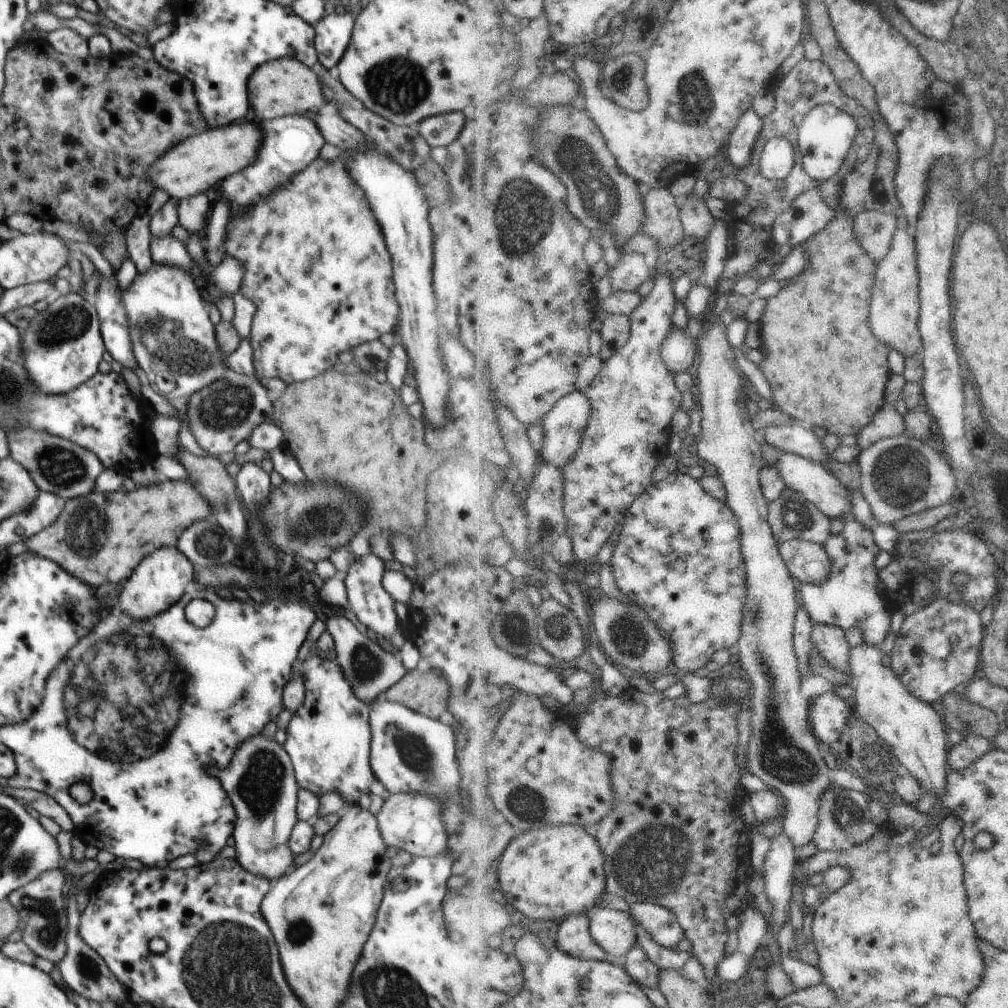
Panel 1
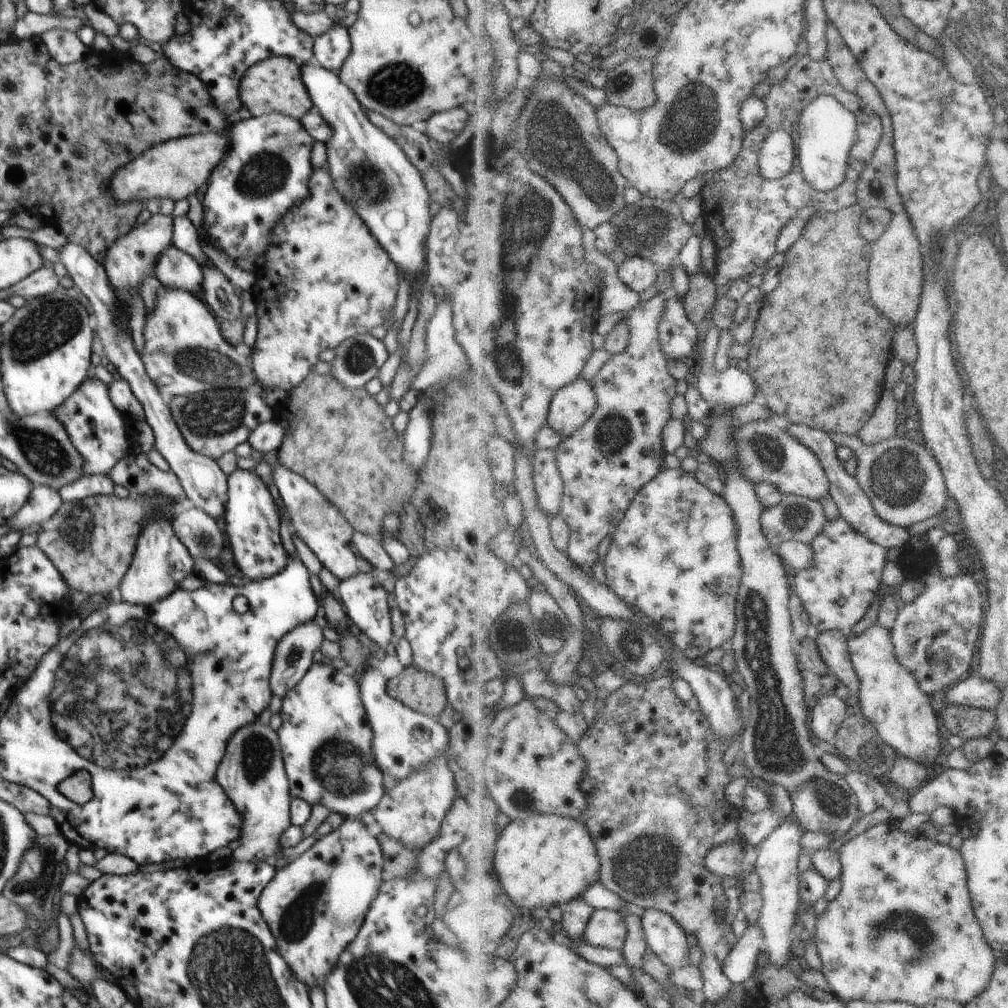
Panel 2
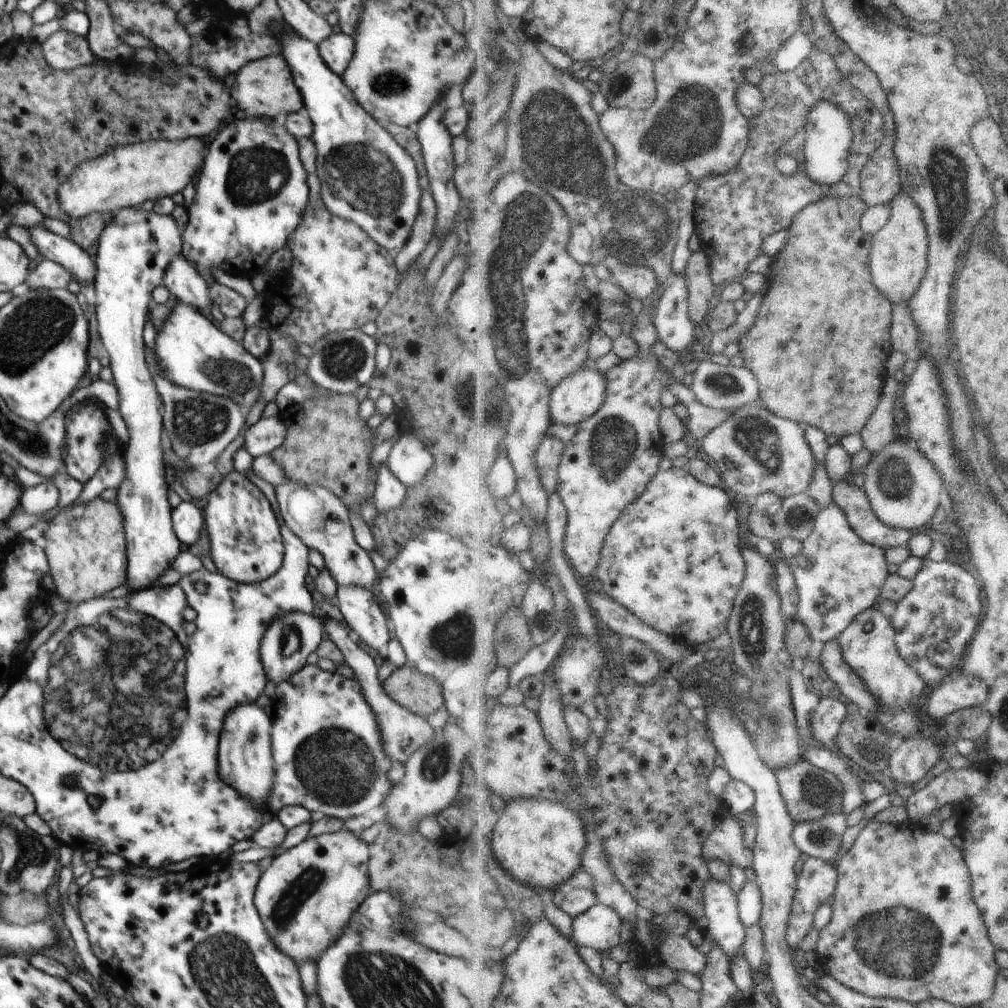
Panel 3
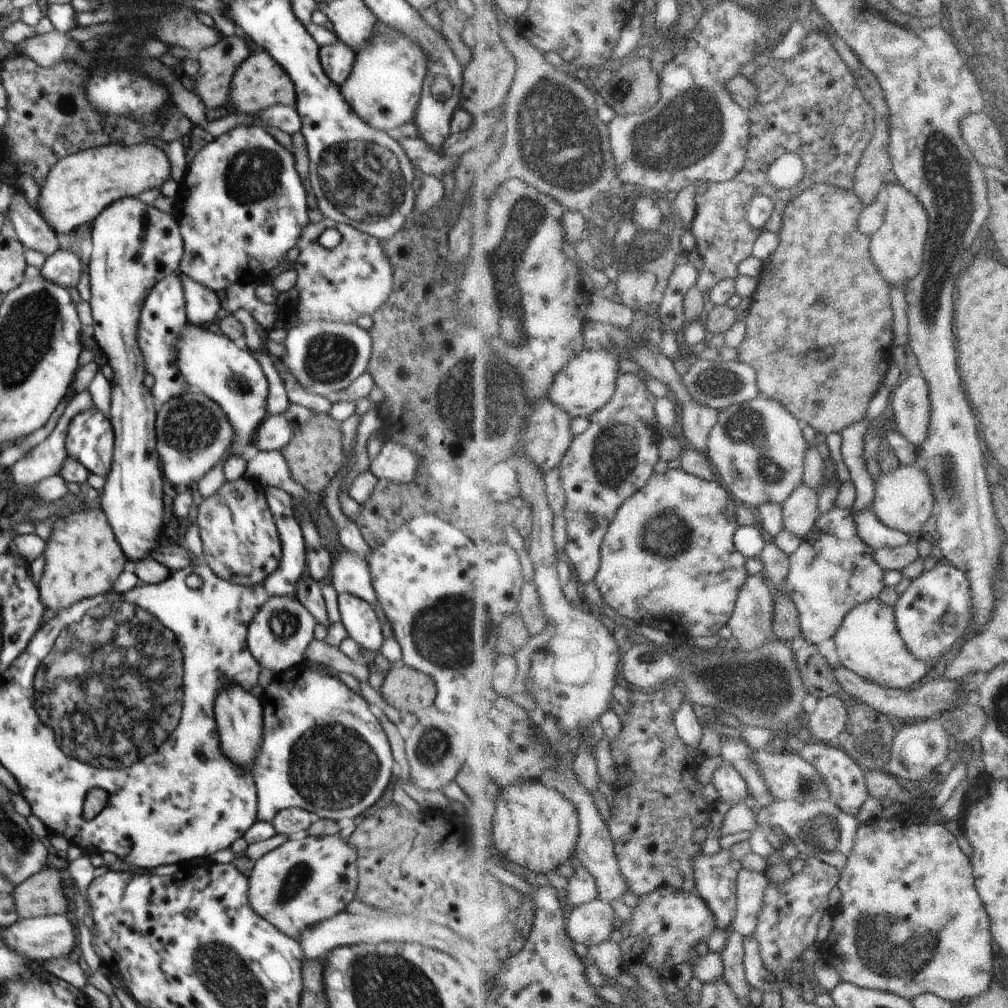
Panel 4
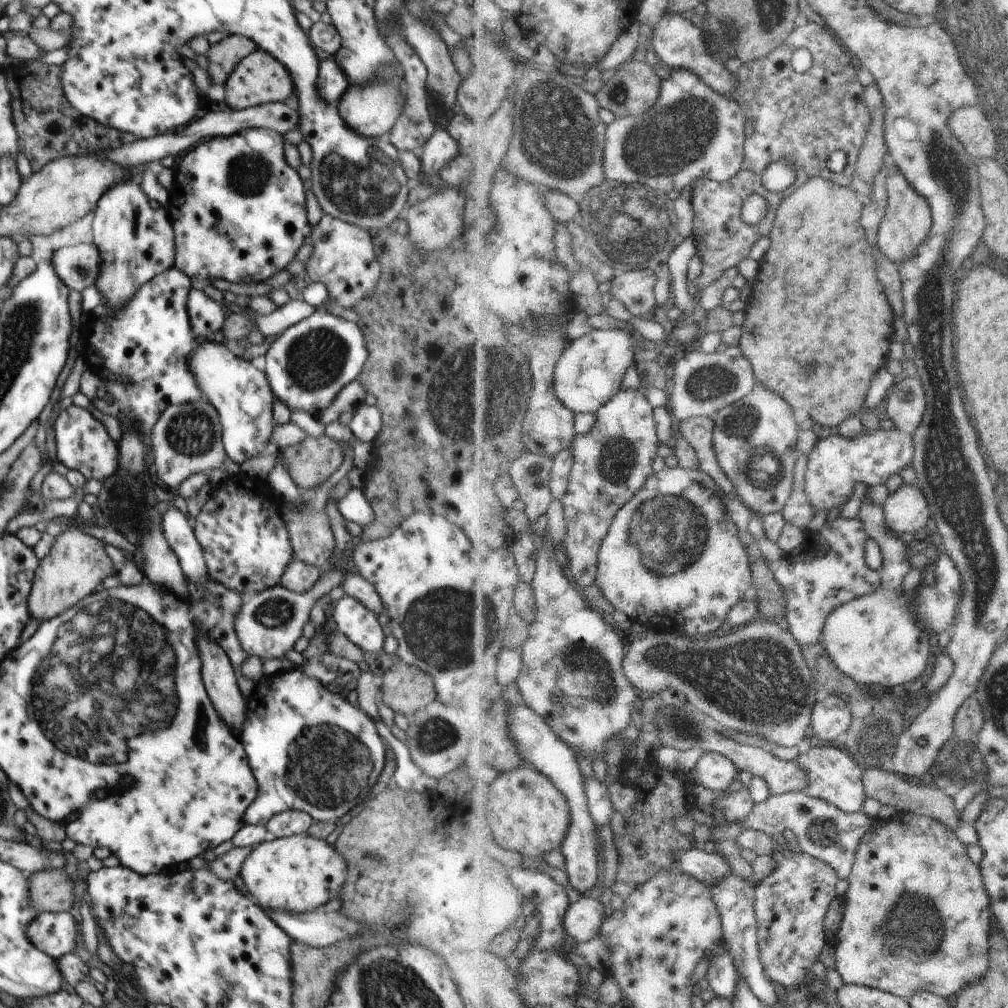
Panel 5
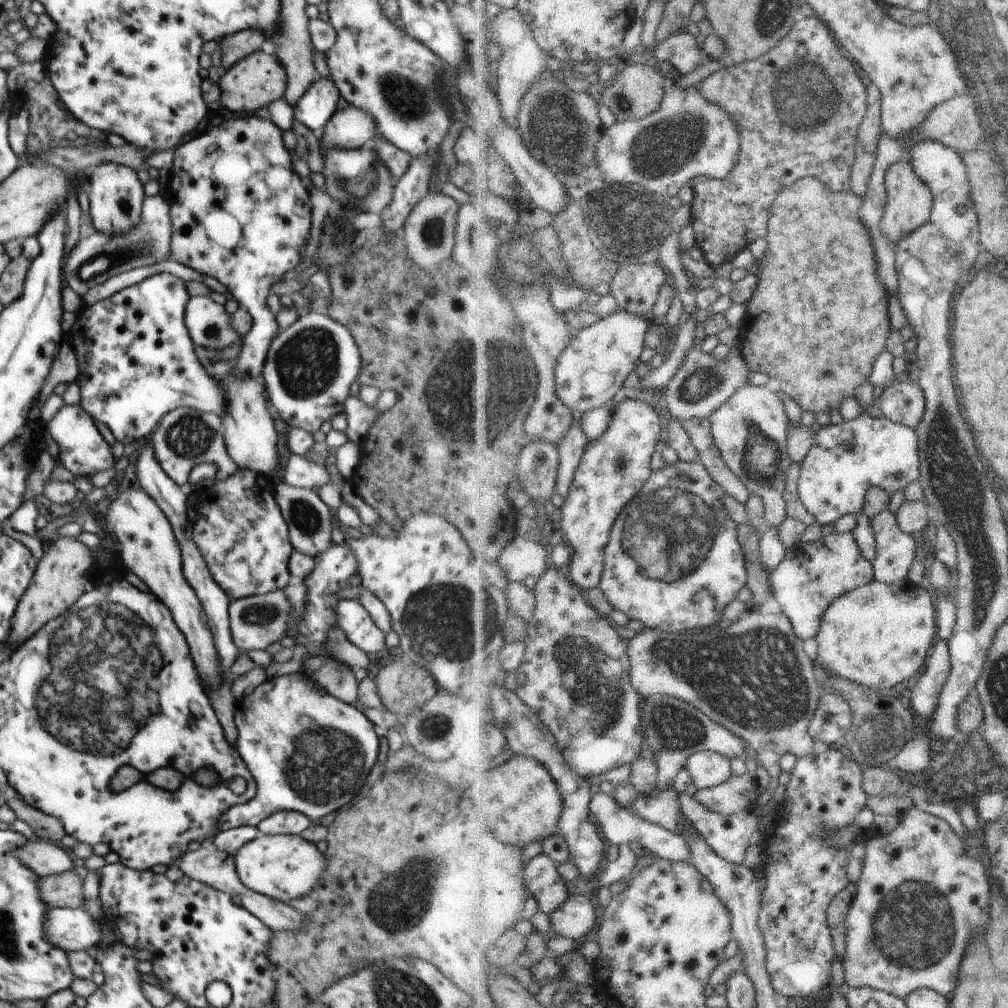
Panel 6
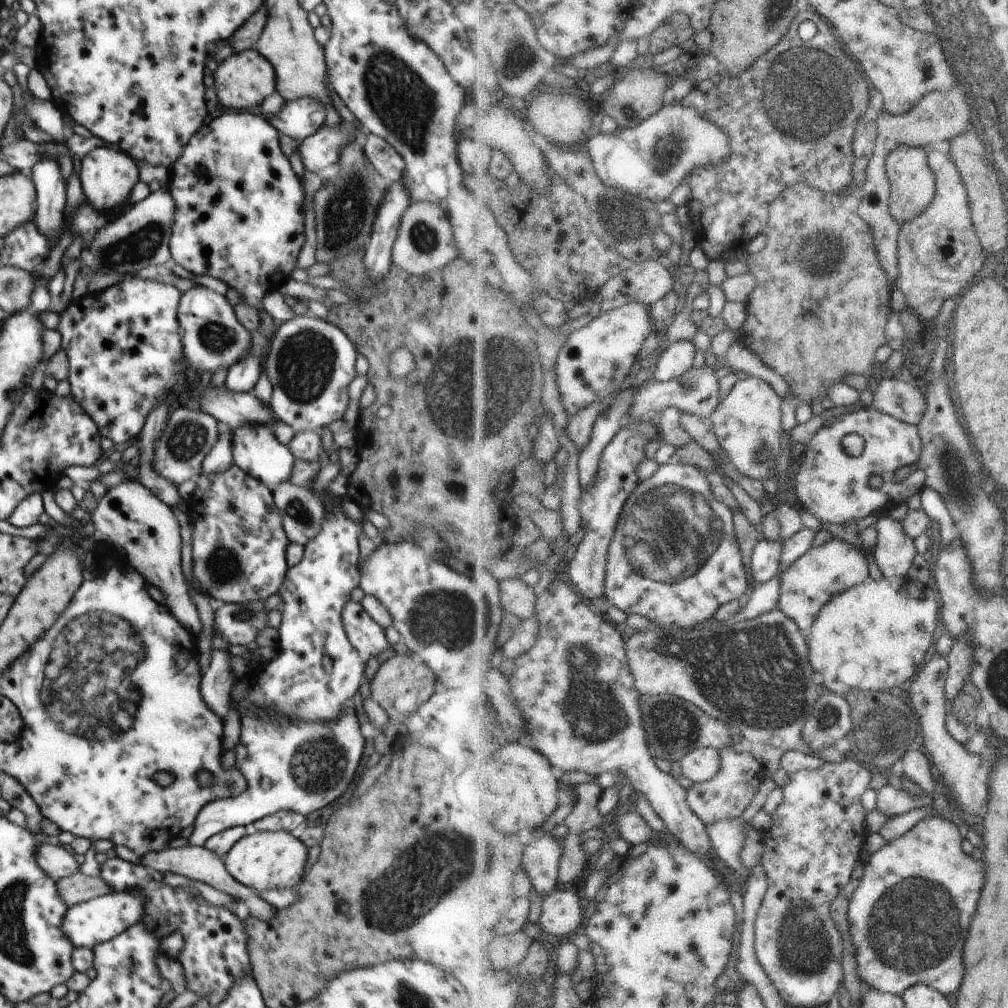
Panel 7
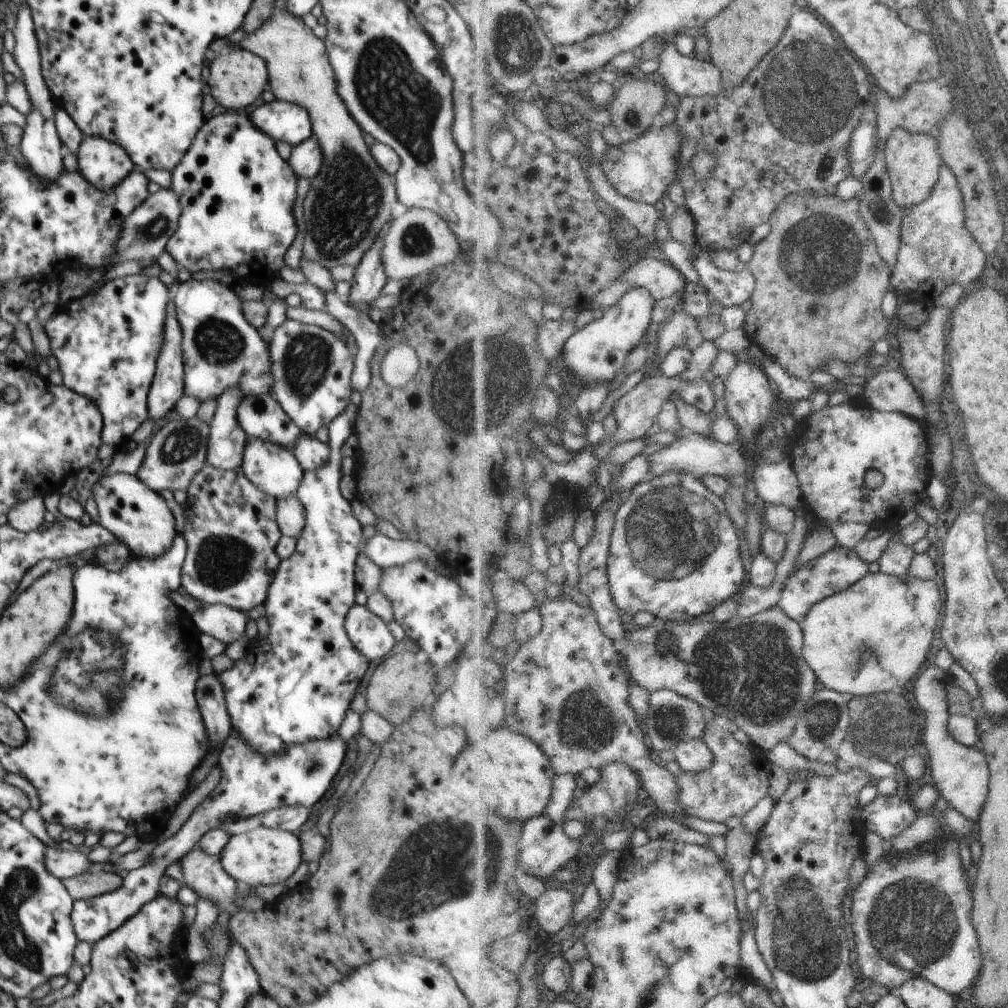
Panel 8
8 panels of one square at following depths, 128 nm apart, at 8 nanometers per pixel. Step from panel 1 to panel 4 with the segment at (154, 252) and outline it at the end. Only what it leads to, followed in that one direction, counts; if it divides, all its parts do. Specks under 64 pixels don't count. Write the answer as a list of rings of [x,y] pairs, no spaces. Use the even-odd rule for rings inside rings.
[[[181,272],[178,274],[182,277],[182,284],[184,284],[188,323],[206,327],[217,322],[216,315],[222,309],[220,298],[206,286],[194,282],[194,280],[182,275]]]

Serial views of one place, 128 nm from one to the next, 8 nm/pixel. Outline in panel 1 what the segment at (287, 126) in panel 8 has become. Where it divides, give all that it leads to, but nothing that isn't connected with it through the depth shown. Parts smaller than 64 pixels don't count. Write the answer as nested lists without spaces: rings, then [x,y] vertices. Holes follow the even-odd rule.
[[[349,9],[345,14],[329,11],[315,24],[317,59],[324,68],[336,69],[346,47],[350,44],[354,25],[355,19]]]

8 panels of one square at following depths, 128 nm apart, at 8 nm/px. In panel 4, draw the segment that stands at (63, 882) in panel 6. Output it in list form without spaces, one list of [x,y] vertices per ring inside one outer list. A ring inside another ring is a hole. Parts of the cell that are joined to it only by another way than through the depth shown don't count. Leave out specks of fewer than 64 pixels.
[[[44,866],[40,872],[14,887],[14,906],[20,919],[66,915],[68,900],[63,893],[61,871]]]

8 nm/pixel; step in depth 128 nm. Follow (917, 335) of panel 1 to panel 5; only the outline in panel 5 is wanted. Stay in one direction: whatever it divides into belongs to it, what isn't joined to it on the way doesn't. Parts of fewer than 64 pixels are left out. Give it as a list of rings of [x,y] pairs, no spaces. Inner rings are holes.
[[[901,170],[889,179],[888,189],[889,208],[881,225],[877,246],[885,258],[892,263],[903,265],[917,256],[918,248],[927,240],[932,224],[931,208],[926,198],[918,194]]]

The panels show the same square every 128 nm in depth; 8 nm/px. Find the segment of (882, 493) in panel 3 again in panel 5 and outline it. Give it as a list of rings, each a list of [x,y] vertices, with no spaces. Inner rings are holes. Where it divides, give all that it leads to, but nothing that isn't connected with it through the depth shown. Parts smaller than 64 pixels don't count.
[[[904,484],[896,494],[890,496],[884,507],[890,527],[898,533],[921,535],[920,528],[926,526],[930,518],[929,501],[921,488],[914,484]]]

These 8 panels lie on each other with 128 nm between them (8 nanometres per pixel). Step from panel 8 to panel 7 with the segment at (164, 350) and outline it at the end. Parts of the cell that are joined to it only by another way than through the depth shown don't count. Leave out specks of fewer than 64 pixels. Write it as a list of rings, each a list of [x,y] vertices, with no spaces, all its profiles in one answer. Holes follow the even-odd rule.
[[[168,398],[161,399],[152,409],[138,436],[139,456],[134,462],[138,465],[136,479],[170,508],[178,507],[178,504],[184,503],[178,493],[178,486],[171,480],[160,477],[151,463],[153,462],[157,440],[166,426],[167,418],[174,406],[172,398]]]

